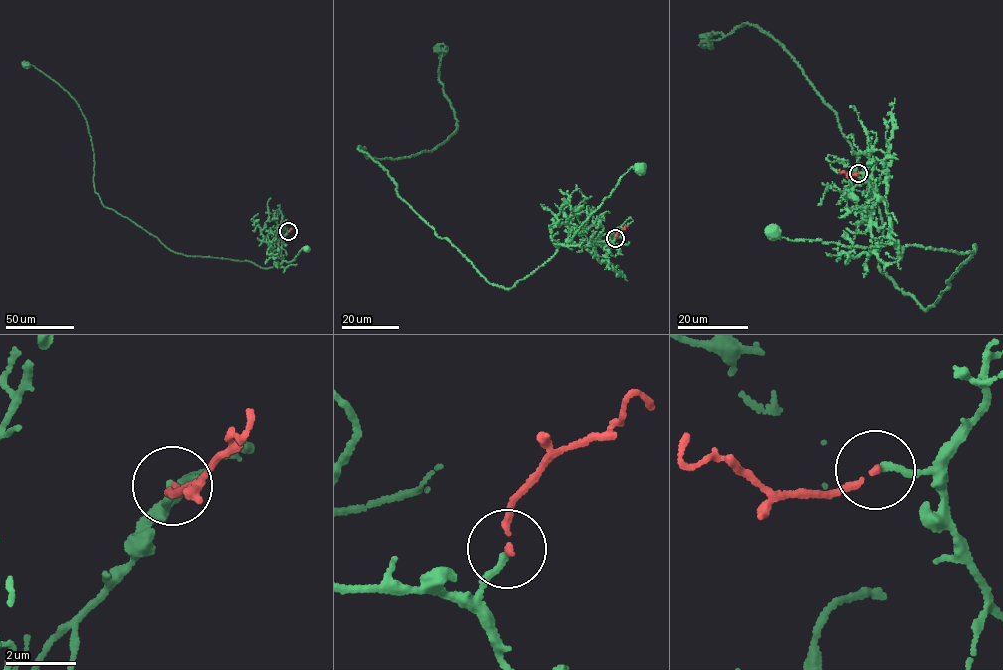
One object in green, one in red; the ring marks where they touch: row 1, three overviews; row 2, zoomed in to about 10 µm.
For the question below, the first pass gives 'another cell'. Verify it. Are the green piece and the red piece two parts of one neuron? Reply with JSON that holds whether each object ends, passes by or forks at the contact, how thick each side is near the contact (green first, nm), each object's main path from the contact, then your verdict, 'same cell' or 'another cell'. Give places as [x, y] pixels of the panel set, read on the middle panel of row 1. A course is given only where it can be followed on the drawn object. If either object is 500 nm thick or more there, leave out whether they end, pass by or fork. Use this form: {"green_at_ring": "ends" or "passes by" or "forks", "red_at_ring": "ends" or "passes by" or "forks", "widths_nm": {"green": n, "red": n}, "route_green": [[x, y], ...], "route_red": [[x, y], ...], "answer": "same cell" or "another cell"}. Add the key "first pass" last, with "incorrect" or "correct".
{"green_at_ring": "ends", "red_at_ring": "ends", "widths_nm": {"green": 200, "red": 200}, "route_green": [[615, 238], [586, 246], [566, 241], [624, 174], [634, 166], [640, 170]], "route_red": [[615, 238], [627, 227]], "answer": "same cell", "first pass": "incorrect"}

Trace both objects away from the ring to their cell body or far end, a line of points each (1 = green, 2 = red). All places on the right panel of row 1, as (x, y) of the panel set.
1: (859, 173), (884, 201), (890, 237), (895, 242), (849, 247), (787, 239), (771, 233), (777, 229), (774, 232)
2: (858, 173), (848, 174), (840, 169)

